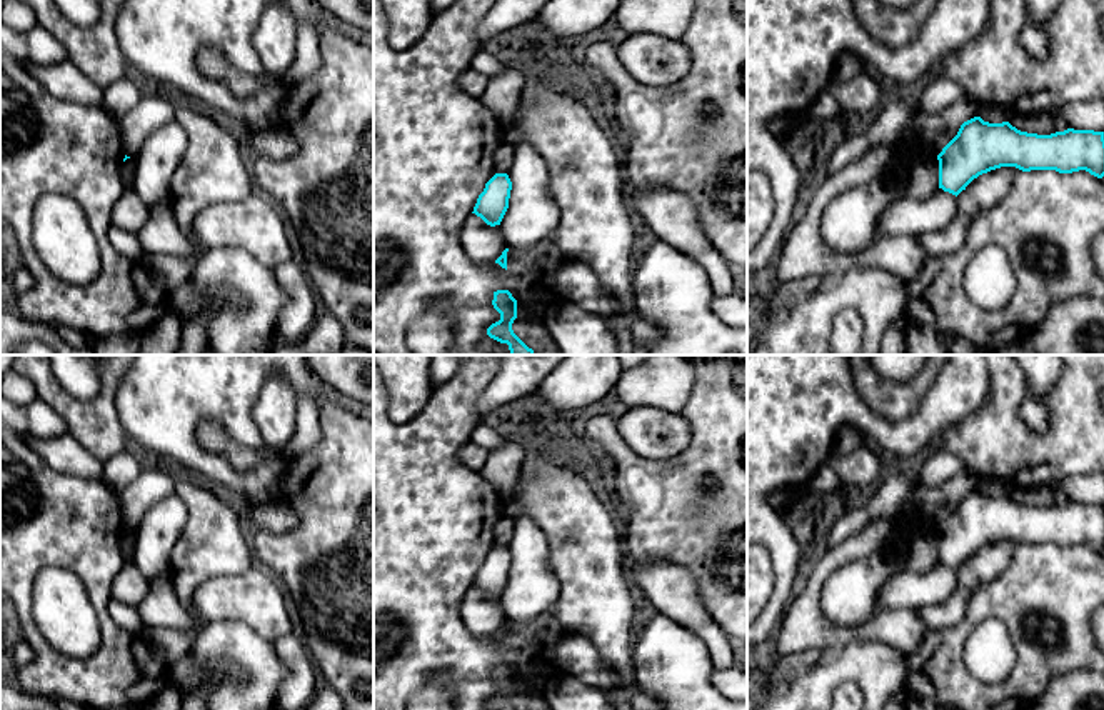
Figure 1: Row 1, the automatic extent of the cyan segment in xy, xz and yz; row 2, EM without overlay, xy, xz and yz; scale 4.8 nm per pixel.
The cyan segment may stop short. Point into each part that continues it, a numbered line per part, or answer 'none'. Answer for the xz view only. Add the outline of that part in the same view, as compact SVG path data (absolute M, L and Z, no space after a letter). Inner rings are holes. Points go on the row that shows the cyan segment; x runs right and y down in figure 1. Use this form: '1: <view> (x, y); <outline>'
none

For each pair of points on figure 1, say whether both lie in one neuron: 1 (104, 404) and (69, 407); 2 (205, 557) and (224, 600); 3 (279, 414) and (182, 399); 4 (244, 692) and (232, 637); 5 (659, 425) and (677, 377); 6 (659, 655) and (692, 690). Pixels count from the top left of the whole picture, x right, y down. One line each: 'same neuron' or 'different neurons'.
1: same neuron
2: different neurons
3: different neurons
4: same neuron
5: different neurons
6: same neuron

